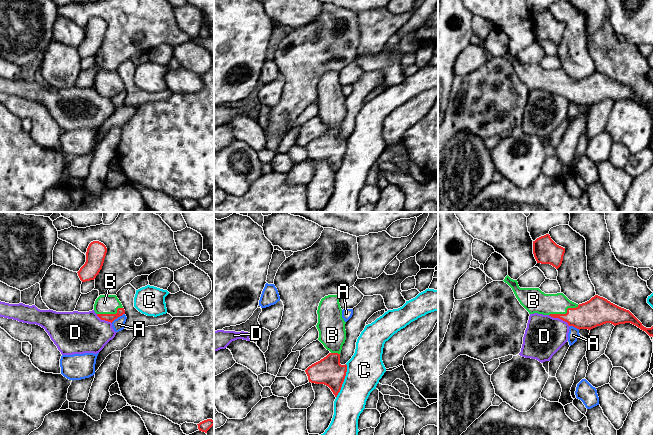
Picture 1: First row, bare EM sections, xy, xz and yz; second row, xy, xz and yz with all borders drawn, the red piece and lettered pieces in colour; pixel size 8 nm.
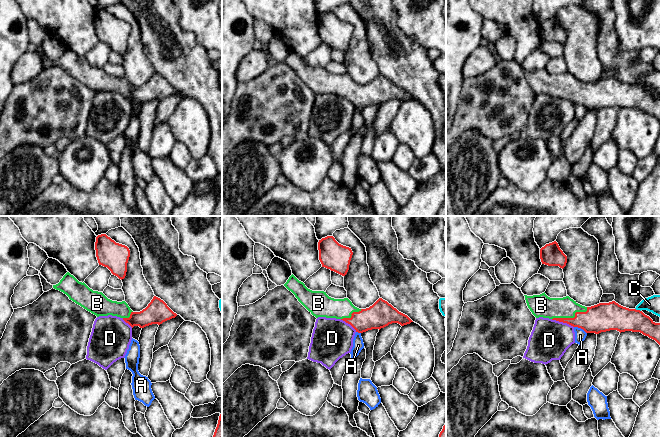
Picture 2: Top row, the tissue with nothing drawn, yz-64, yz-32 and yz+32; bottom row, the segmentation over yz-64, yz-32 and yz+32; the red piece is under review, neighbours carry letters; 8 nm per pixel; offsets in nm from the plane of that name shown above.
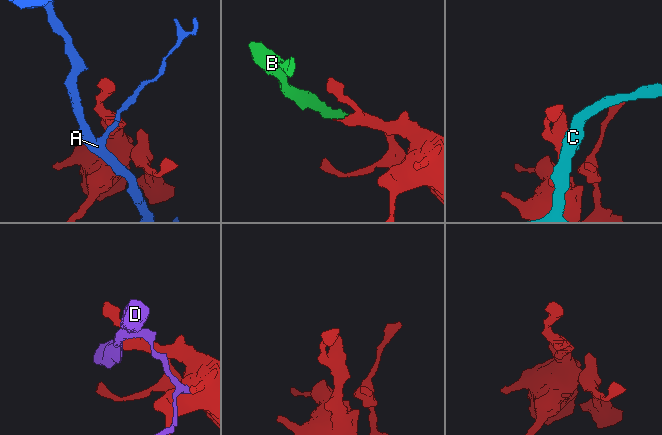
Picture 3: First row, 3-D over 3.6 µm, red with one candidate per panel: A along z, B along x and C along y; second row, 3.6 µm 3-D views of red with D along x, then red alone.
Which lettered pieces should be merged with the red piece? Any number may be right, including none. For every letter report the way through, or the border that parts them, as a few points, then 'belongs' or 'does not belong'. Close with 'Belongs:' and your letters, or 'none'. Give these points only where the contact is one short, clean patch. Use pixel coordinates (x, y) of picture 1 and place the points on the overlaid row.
A: border xy (124, 313), (111, 322); does not belong
B: way yz (595, 312), (591, 314), (564, 314), (555, 305), (536, 301); belongs
C: does not belong
D: does not belong
Belongs: B

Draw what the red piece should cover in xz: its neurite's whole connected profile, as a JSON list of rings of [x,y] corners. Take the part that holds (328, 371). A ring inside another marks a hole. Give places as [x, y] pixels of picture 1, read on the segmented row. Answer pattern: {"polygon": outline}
{"polygon": [[[339,295],[322,298],[317,314],[318,340],[330,353],[309,366],[305,372],[309,382],[328,386],[337,397],[347,372],[347,365],[340,364],[340,353],[346,340],[346,322],[342,318]]]}

